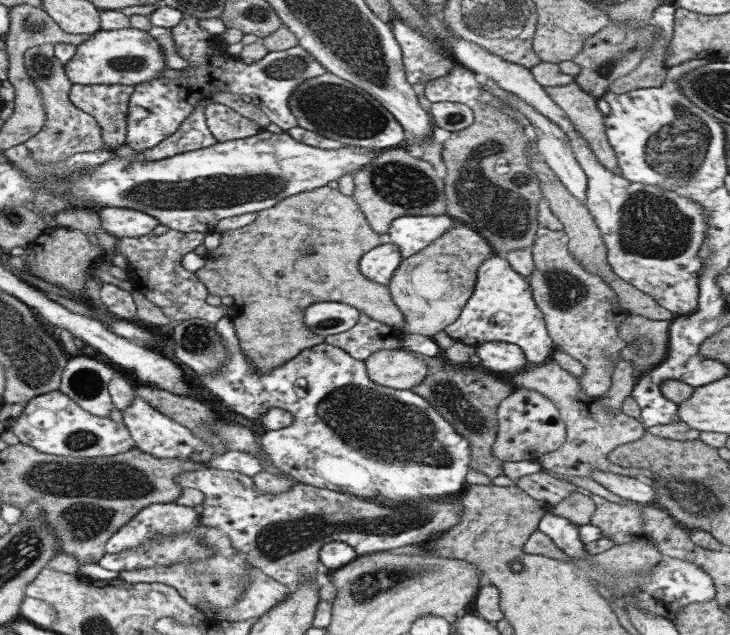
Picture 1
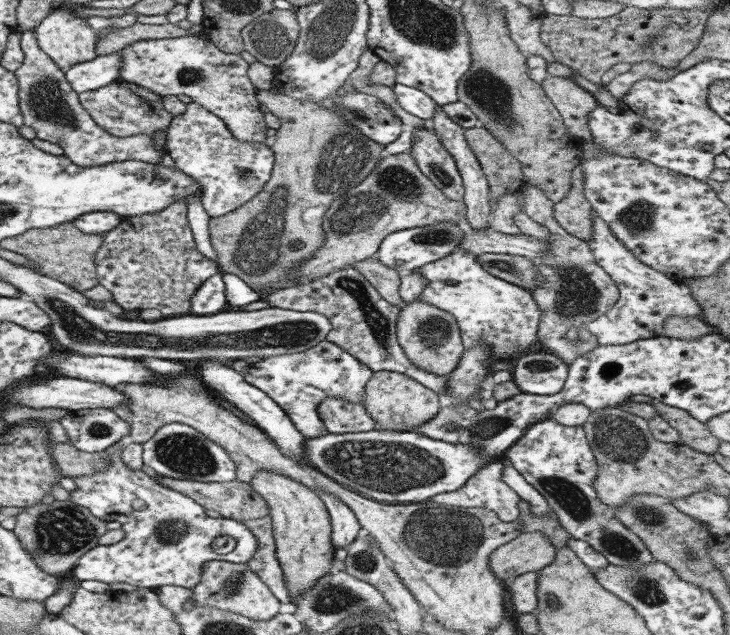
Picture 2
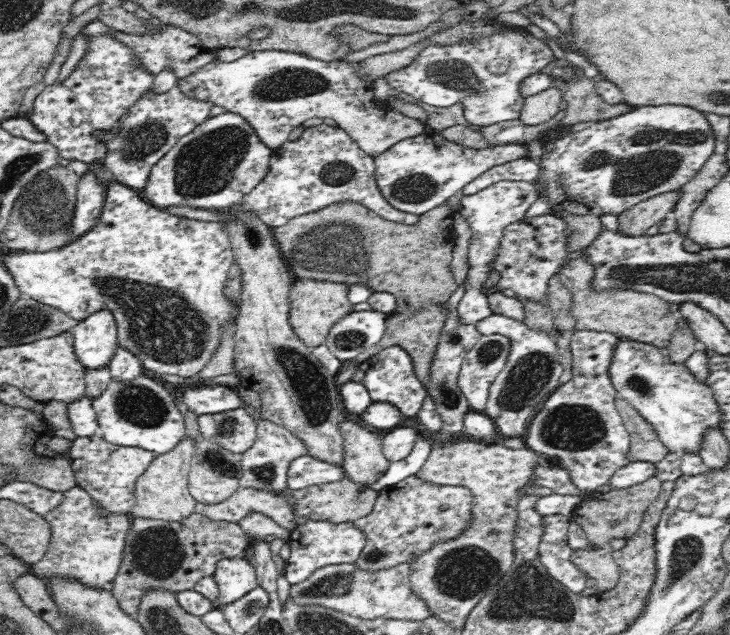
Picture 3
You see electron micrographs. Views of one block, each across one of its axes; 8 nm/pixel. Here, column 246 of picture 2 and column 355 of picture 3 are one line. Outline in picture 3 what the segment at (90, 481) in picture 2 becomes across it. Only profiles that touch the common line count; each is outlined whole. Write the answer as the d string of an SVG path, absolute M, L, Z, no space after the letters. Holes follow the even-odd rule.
M306 520L290 532L287 539L291 554L285 563L284 574L291 585L306 580L319 568L330 564L352 564L358 560L365 545L363 532L356 529L351 523L334 524L328 520Z

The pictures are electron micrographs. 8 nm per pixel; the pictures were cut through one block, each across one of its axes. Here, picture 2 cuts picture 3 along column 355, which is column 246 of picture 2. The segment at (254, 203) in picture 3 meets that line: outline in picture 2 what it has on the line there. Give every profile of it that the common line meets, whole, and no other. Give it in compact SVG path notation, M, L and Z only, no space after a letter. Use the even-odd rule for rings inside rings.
M195 102L186 104L183 114L173 116L166 132L166 151L175 166L202 184L202 198L204 210L211 218L228 214L240 208L244 203L254 198L270 180L274 164L274 151L269 143L248 143L240 141L232 135L226 123L208 109Z

